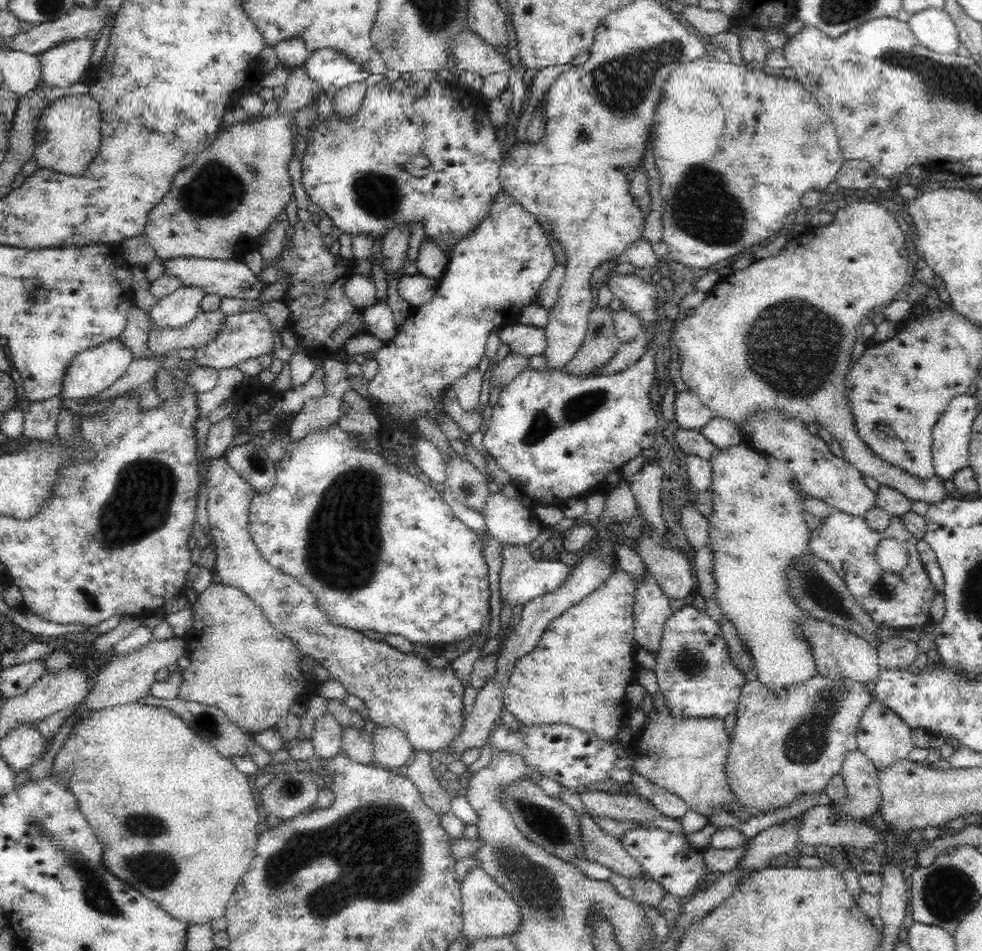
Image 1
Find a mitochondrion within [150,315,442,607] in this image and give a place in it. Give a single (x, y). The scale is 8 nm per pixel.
(349, 510)

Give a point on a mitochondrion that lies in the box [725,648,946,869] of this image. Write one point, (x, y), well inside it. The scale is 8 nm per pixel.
(804, 743)

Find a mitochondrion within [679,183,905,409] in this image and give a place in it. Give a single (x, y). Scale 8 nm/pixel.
(794, 348)

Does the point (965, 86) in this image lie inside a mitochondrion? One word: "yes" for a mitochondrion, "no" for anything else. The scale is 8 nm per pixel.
yes

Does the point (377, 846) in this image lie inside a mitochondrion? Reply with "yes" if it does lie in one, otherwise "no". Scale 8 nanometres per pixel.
yes

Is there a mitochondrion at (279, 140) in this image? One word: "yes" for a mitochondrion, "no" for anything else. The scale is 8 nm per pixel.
no

